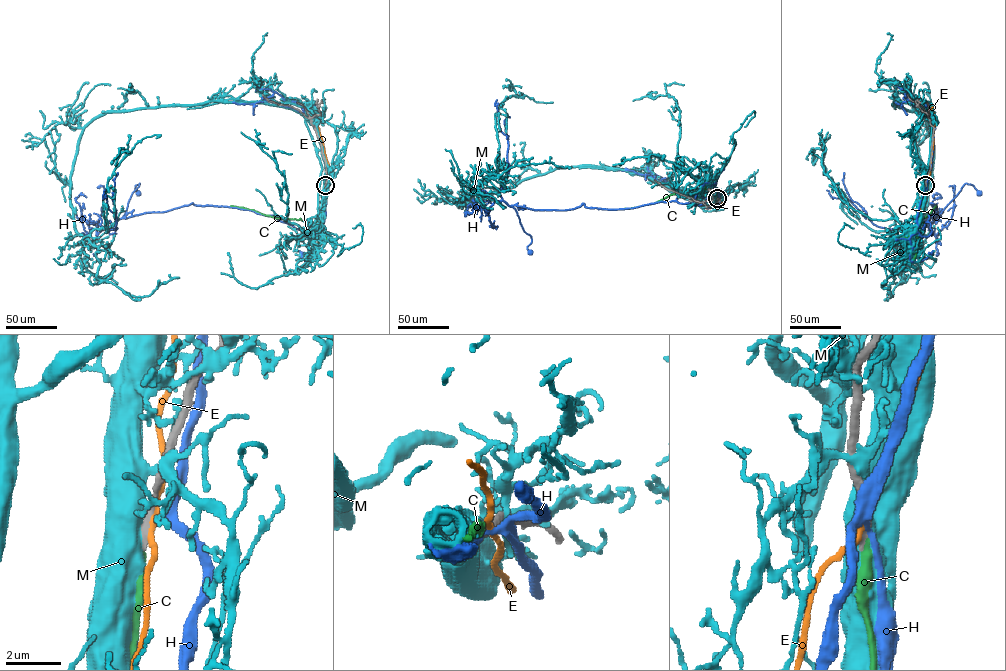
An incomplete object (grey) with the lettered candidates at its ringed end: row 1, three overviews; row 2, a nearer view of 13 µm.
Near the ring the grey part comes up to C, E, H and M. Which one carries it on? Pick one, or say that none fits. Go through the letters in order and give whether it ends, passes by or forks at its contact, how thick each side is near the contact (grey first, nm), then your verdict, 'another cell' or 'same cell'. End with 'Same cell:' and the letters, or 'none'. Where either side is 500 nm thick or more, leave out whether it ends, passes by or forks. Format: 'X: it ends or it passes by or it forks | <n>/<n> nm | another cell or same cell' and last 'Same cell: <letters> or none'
C: it ends | 320/280 nm | same cell
E: it passes by | 360/200 nm | another cell
H: it passes by | 360/200 nm | another cell
M: 340/850 nm | another cell
Same cell: C

